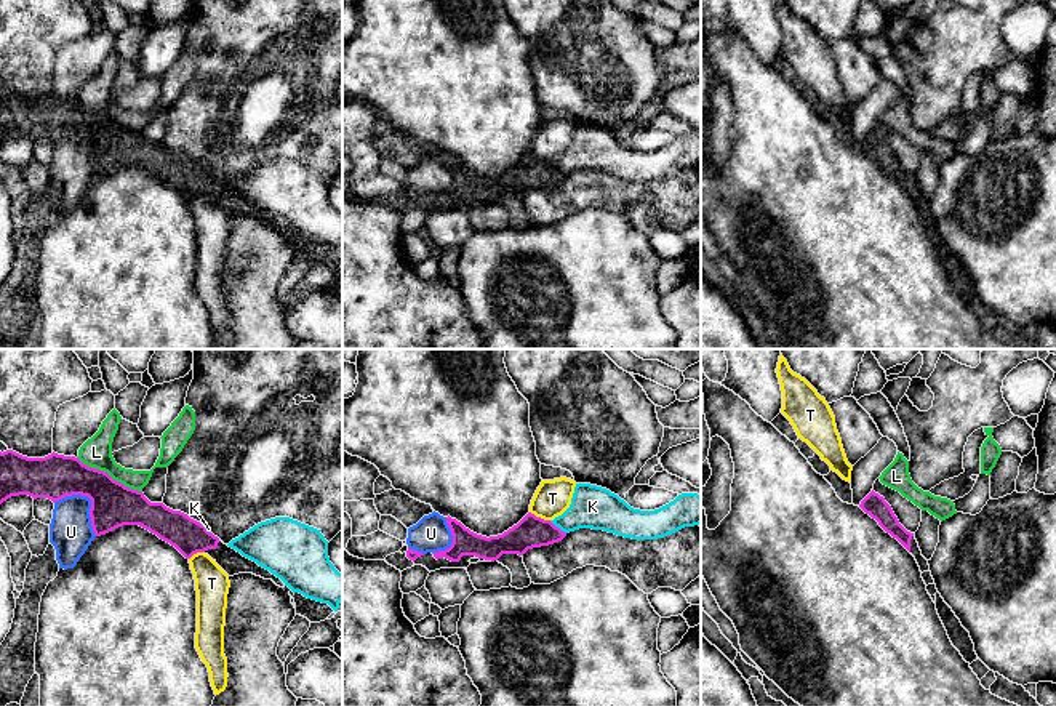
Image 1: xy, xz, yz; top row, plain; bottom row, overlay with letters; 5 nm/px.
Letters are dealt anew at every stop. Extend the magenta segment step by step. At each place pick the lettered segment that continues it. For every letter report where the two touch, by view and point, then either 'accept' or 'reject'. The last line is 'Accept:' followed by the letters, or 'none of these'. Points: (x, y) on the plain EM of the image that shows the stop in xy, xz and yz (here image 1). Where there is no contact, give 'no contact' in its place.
K: xz (557, 168) | reject
L: xy (108, 116) | reject
T: xz (540, 159) | reject
U: xy (90, 140) | reject
Accept: none of these

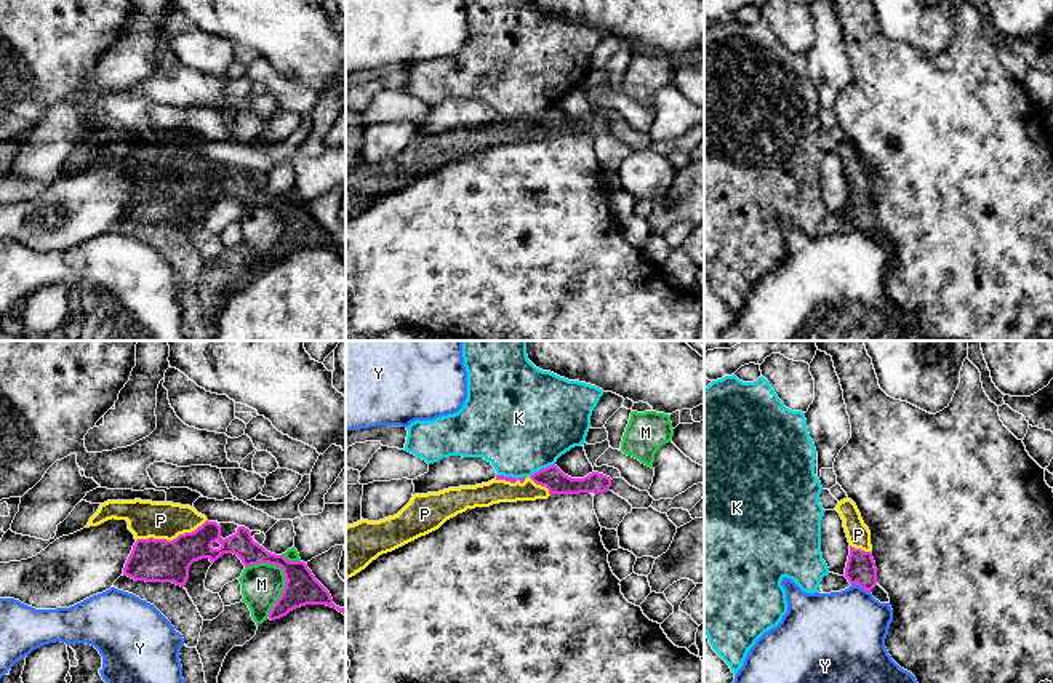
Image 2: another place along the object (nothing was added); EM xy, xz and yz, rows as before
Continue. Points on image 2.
K: xz (541, 111) | reject
M: xy (285, 218) | reject
P: xy (173, 181) | accept
Y: yz (861, 229) | reject
Accept: P

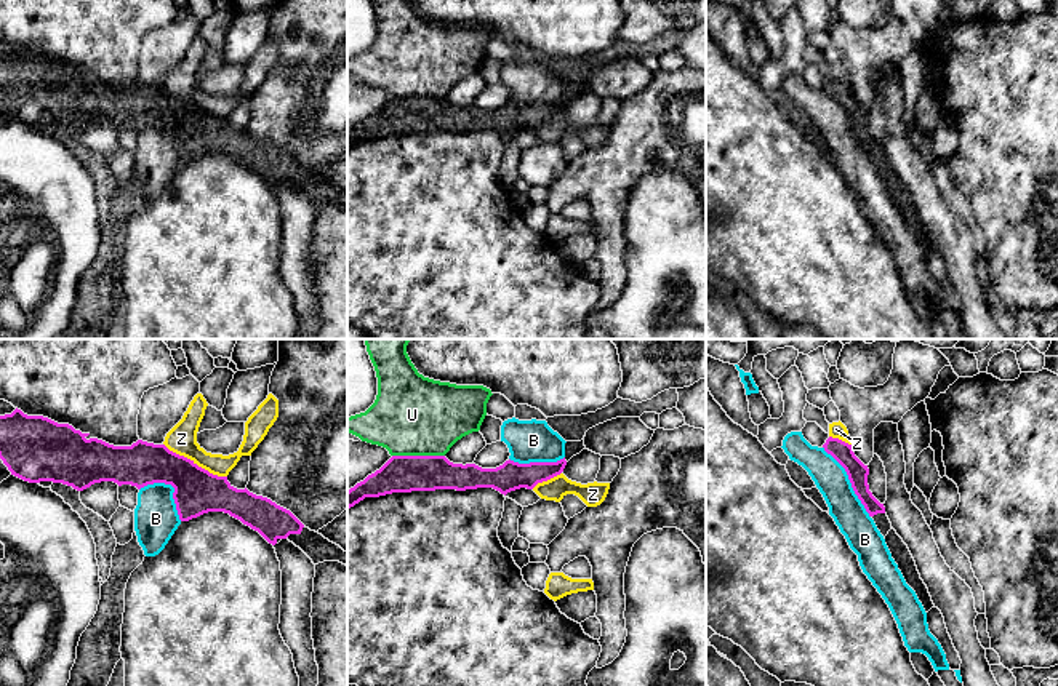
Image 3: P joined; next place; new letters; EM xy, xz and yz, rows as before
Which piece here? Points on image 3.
B: yz (850, 123) | reject
U: xz (418, 98) | reject
Z: xy (196, 106) | reject
Accept: none of these

